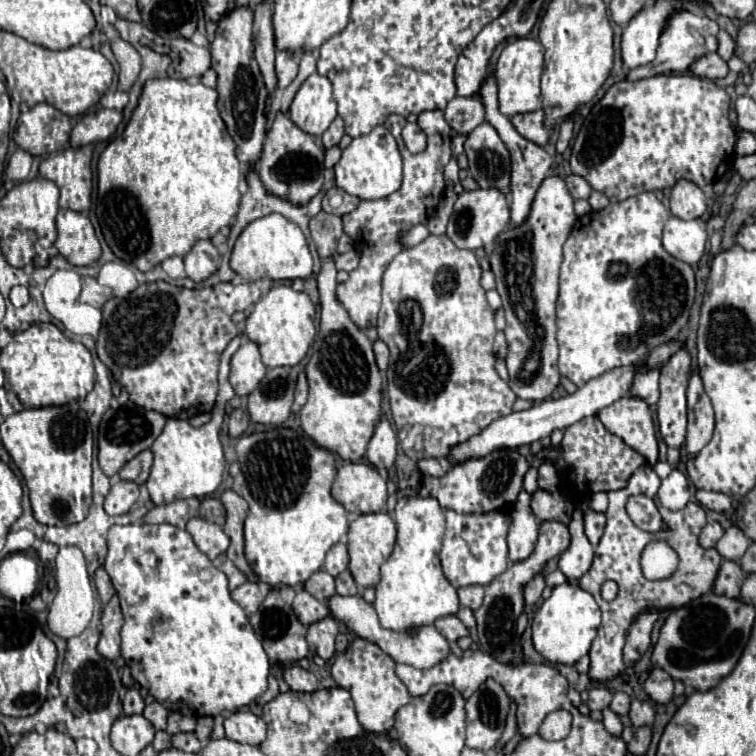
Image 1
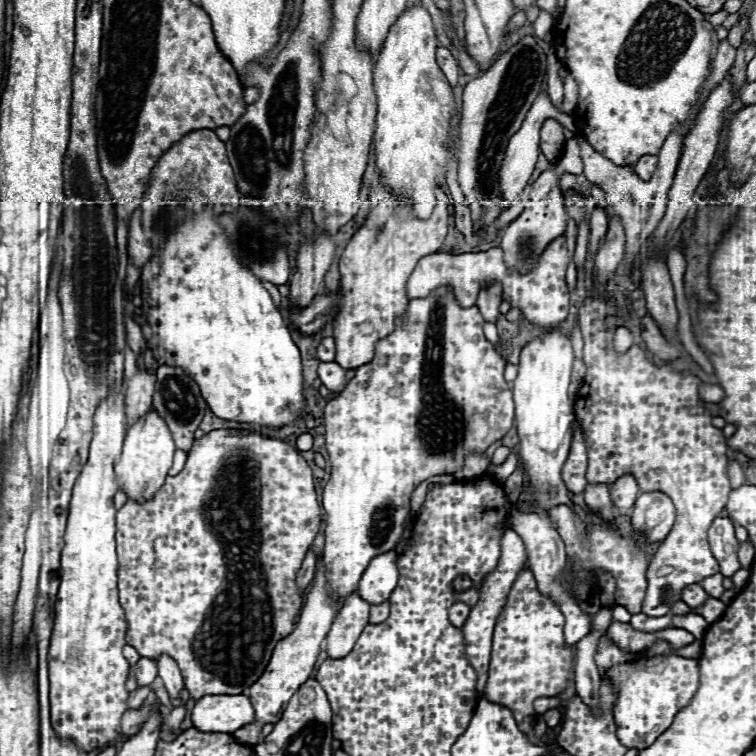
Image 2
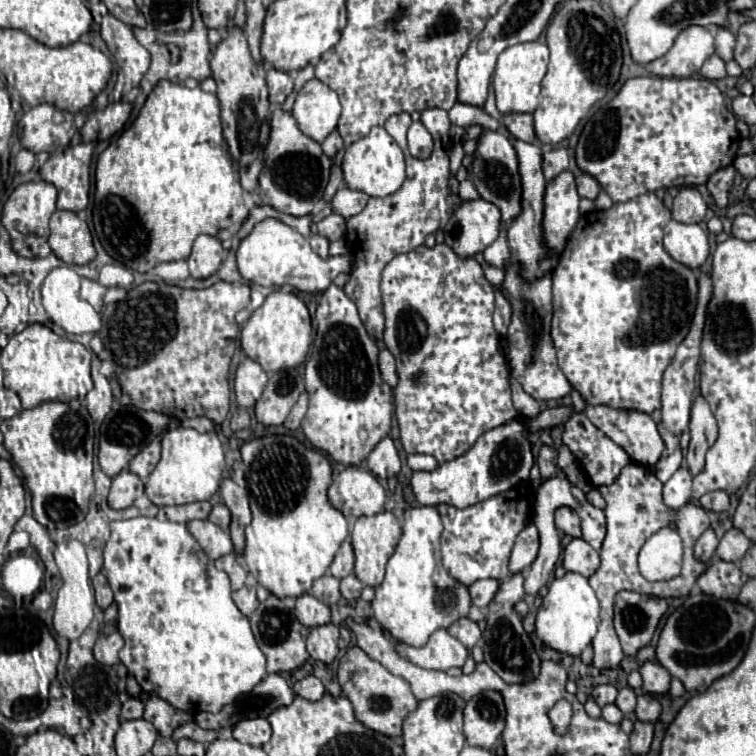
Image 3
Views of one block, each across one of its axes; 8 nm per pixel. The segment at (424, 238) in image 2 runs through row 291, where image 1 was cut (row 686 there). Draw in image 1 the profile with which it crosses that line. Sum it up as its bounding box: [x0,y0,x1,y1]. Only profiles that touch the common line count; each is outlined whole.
[332,638,412,734]

